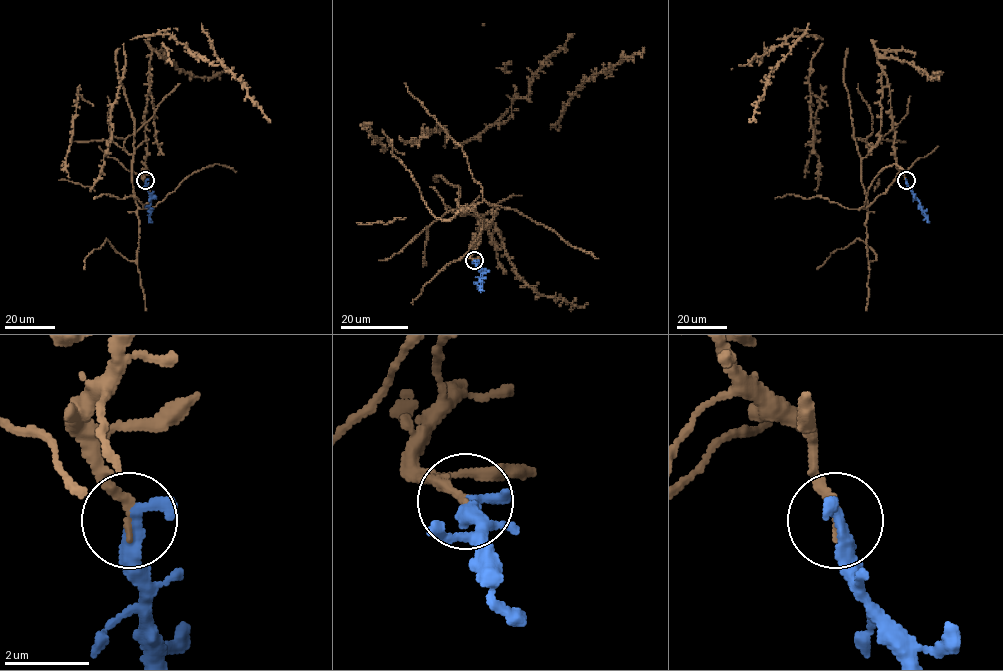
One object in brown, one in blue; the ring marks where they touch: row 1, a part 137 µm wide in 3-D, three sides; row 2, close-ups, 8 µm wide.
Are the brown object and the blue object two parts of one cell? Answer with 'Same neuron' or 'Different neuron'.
Same neuron

